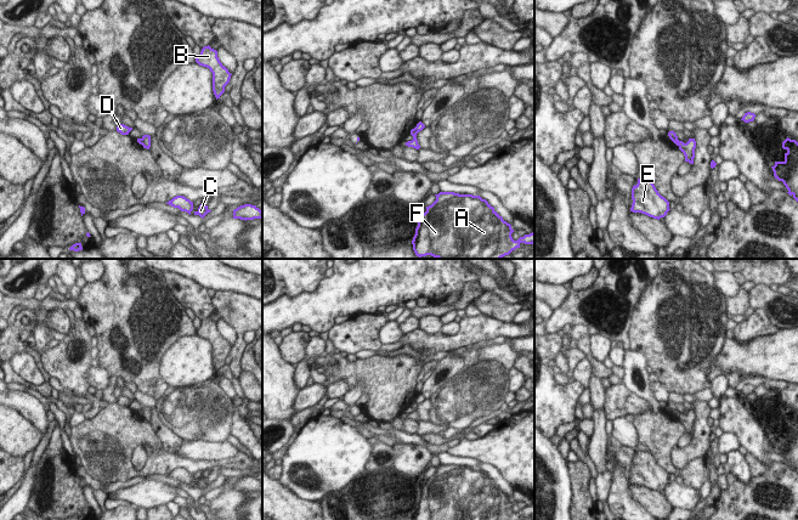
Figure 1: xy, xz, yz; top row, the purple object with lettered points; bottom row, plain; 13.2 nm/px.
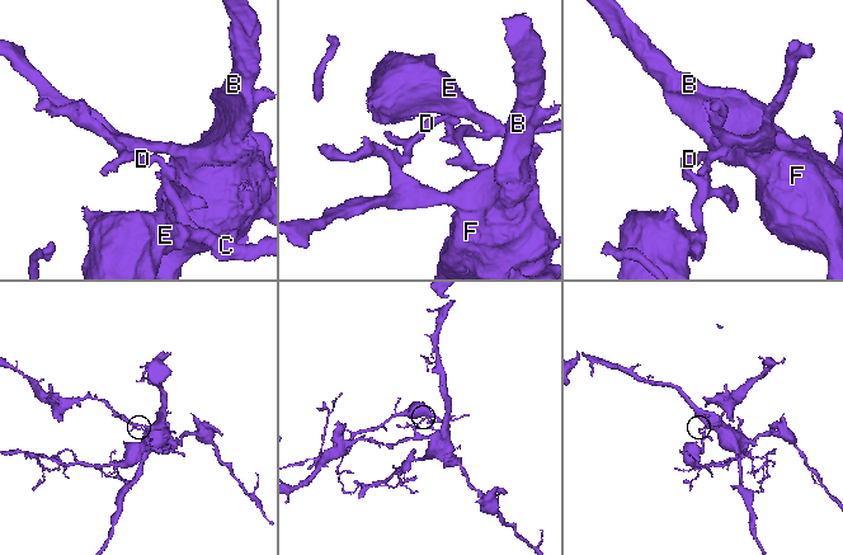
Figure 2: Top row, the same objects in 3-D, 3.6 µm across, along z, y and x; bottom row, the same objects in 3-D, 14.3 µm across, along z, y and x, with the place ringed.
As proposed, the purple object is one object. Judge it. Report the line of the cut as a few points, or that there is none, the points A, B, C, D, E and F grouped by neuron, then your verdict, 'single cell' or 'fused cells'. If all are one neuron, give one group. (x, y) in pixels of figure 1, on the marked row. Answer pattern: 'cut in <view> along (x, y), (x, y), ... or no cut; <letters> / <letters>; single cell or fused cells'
cut in xy along (141, 139), (142, 143); A B D F / C E; fused cells

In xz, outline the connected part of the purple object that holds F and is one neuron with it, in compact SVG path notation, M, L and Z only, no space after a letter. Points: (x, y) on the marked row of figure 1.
M440 192L436 200L418 217L412 244L417 256L431 255L437 259L502 259L521 243L534 243L534 230L514 241L511 225L480 196Z

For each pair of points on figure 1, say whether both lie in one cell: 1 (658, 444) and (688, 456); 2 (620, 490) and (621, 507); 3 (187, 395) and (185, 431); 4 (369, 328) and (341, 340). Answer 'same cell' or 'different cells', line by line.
1: different cells
2: same cell
3: same cell
4: same cell

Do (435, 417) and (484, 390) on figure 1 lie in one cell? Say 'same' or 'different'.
same

